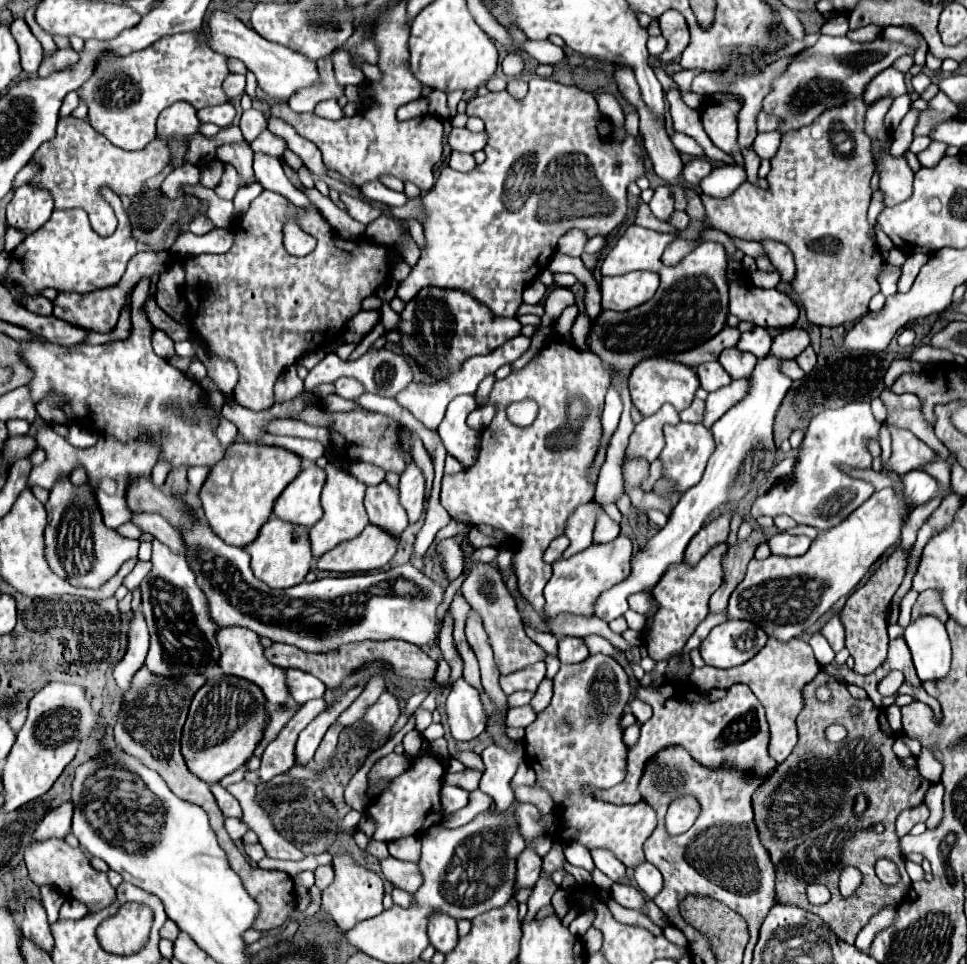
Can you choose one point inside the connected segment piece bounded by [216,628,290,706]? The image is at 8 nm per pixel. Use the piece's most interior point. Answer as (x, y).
(241, 655)

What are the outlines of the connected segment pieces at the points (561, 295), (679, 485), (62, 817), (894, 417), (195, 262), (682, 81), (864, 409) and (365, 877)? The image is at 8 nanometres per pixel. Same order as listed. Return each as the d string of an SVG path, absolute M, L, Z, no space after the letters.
M554 286L548 298L544 300L546 314L542 318L542 326L550 326L562 314L562 310L572 302L574 302L574 292L568 286Z
M680 422L676 426L664 426L664 450L660 452L658 460L662 462L662 478L672 480L672 488L676 488L676 492L686 492L690 486L698 484L706 462L710 458L710 454L714 452L714 436L712 432L702 426L702 424L686 424Z
M64 802L58 808L50 810L44 820L38 824L36 832L34 832L34 840L48 840L52 836L56 838L64 838L70 832L70 824L72 824L72 802Z
M896 410L896 412L888 412L886 422L892 424L892 426L898 426L898 428L908 428L918 440L928 444L938 454L940 460L946 460L946 462L950 460L948 448L936 438L934 430L926 424L926 420L924 420L920 410Z
M264 190L252 200L248 212L234 226L234 244L226 254L198 254L182 260L186 272L184 298L192 314L192 330L208 342L210 350L222 358L232 360L238 368L238 384L234 388L236 404L260 412L274 404L274 382L306 352L322 348L322 340L336 340L344 324L362 310L362 300L376 294L376 290L388 280L390 254L384 244L360 240L344 240L334 232L328 220L314 208L300 208L304 224L298 224L316 238L316 248L304 256L290 256L282 244L282 206L288 202L282 194Z
M680 70L680 72L676 72L676 74L672 74L672 80L678 84L678 86L682 86L682 90L686 90L688 92L688 88L690 88L690 82L692 82L692 78L702 73L702 70Z
M852 402L838 410L824 410L816 414L806 430L798 464L788 482L778 482L768 494L760 496L750 510L750 518L788 514L798 524L828 530L846 520L858 506L862 506L872 494L874 486L862 480L854 480L836 468L840 456L870 456L866 442L878 438L880 422L874 420L868 402Z
M348 854L334 856L332 864L334 864L334 870L336 870L336 878L326 890L322 890L320 916L332 918L336 922L336 926L346 932L354 924L358 924L362 920L368 920L368 918L374 918L380 912L384 912L384 908L382 908L384 884L374 872L370 872L364 866L356 864Z

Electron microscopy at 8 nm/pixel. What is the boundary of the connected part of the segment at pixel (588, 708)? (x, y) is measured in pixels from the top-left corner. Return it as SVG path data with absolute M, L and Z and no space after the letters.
M590 654L584 664L560 664L560 670L552 682L554 696L550 706L538 714L538 718L526 728L524 736L526 760L532 760L530 766L536 772L536 786L546 788L554 802L562 806L564 812L570 812L570 826L562 826L564 842L578 840L590 850L608 848L616 854L622 864L626 864L628 868L636 868L646 860L642 844L656 828L656 812L646 802L632 806L614 806L584 792L584 784L594 786L598 790L606 790L614 784L620 784L626 776L626 744L622 740L622 728L618 722L632 694L628 686L628 676L614 658L604 654Z

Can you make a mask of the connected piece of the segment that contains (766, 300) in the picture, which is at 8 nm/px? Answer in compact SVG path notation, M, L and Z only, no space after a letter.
M752 282L730 284L730 314L764 328L788 328L800 316L800 306L788 294L760 290Z

